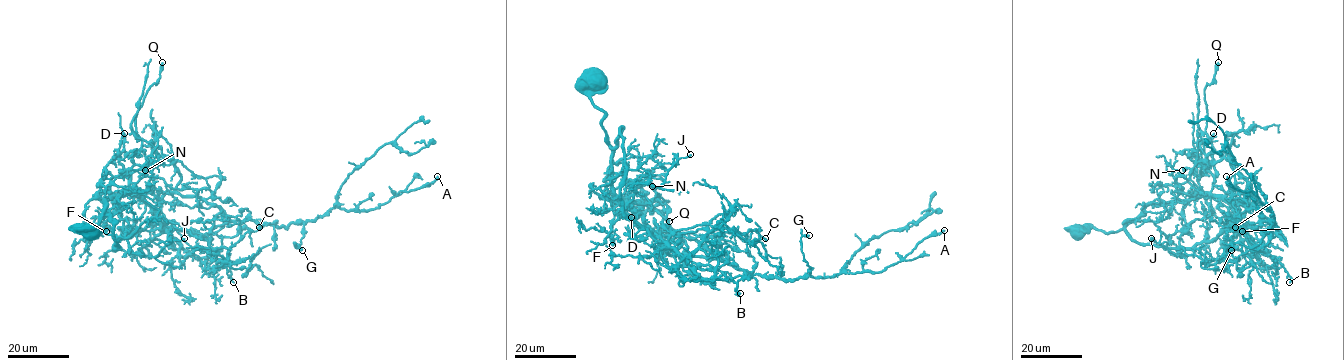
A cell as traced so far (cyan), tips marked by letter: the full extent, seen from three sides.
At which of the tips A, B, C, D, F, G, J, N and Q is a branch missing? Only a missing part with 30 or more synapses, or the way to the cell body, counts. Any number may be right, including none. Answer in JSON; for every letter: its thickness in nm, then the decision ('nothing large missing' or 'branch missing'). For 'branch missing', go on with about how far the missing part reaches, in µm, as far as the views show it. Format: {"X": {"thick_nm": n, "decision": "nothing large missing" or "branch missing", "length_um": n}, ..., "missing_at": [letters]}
{"A": {"thick_nm": 360, "decision": "branch missing", "length_um": 30}, "B": {"thick_nm": 180, "decision": "nothing large missing"}, "C": {"thick_nm": 280, "decision": "nothing large missing"}, "D": {"thick_nm": 340, "decision": "nothing large missing"}, "F": {"thick_nm": 440, "decision": "nothing large missing"}, "G": {"thick_nm": 440, "decision": "nothing large missing"}, "J": {"thick_nm": 160, "decision": "nothing large missing"}, "N": {"thick_nm": 550, "decision": "nothing large missing"}, "Q": {"thick_nm": 360, "decision": "nothing large missing"}, "missing_at": ["A"]}

